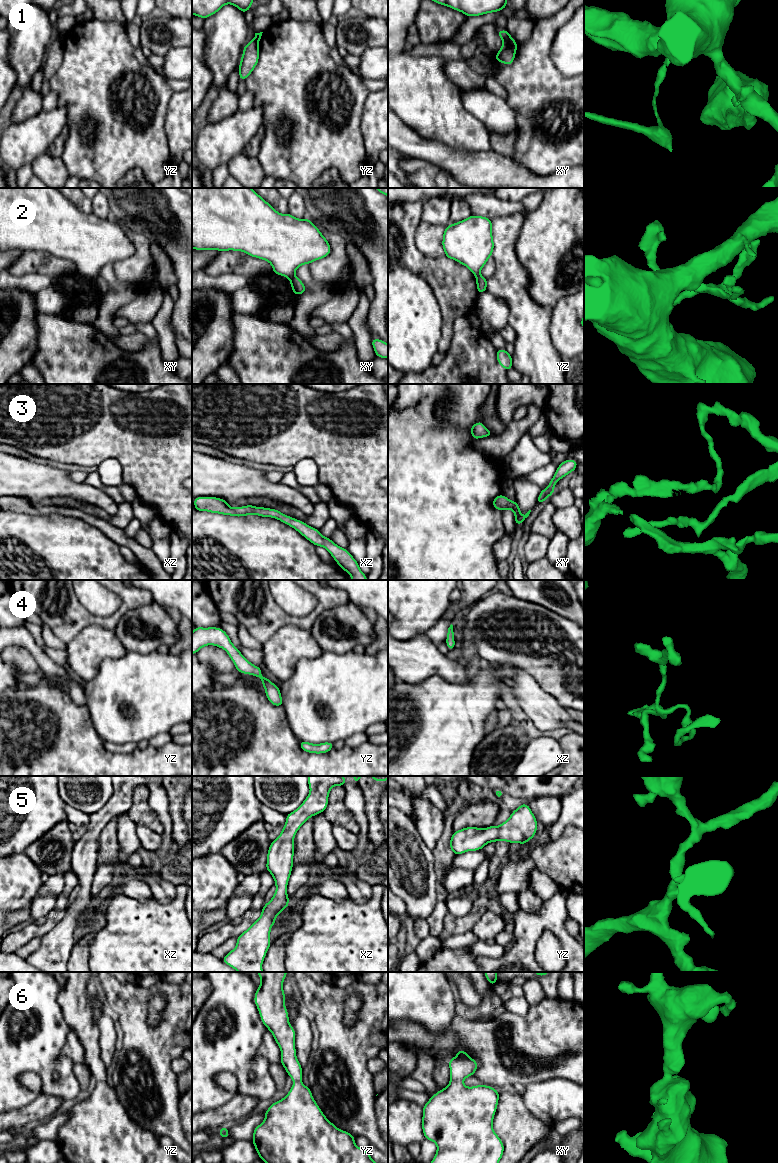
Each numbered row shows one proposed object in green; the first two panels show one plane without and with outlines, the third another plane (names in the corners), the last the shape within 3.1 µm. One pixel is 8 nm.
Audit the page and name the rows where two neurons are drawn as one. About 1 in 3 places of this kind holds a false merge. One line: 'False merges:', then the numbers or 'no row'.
False merges: 1, 2

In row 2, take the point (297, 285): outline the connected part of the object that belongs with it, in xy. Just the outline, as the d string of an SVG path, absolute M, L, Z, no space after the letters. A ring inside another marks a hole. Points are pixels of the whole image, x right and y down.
M295 275L290 278L290 285L295 295L300 295L307 291L306 287L304 286L304 283Z

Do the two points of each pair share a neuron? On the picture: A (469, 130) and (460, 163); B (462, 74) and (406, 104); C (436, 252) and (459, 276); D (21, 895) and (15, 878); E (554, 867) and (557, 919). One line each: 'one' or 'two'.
A: two
B: two
C: two
D: one
E: two

